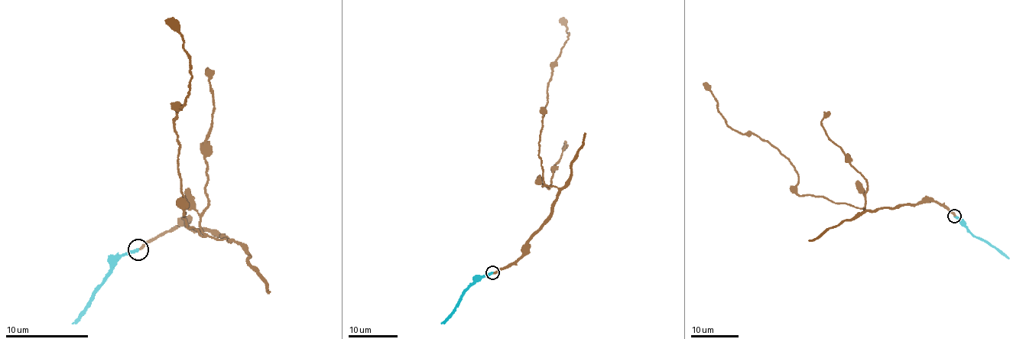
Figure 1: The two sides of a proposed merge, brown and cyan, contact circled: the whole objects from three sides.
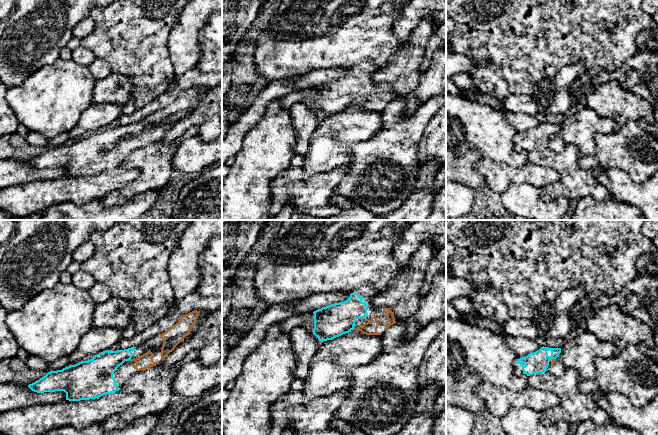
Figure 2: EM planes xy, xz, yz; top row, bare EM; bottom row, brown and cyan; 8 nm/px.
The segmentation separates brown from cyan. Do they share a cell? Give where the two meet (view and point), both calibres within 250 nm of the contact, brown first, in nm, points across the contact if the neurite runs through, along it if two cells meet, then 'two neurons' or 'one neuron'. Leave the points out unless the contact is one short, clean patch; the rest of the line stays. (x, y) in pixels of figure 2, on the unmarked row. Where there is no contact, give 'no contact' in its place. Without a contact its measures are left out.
contact xz (354, 104); calibres 110 and 260 nm; way xz (370, 104), (354, 104), (343, 97), (332, 97); one neuron

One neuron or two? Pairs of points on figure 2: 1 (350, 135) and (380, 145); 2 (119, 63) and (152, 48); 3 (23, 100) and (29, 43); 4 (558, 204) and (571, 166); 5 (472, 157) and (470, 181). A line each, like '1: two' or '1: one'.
1: two
2: one
3: two
4: two
5: one

